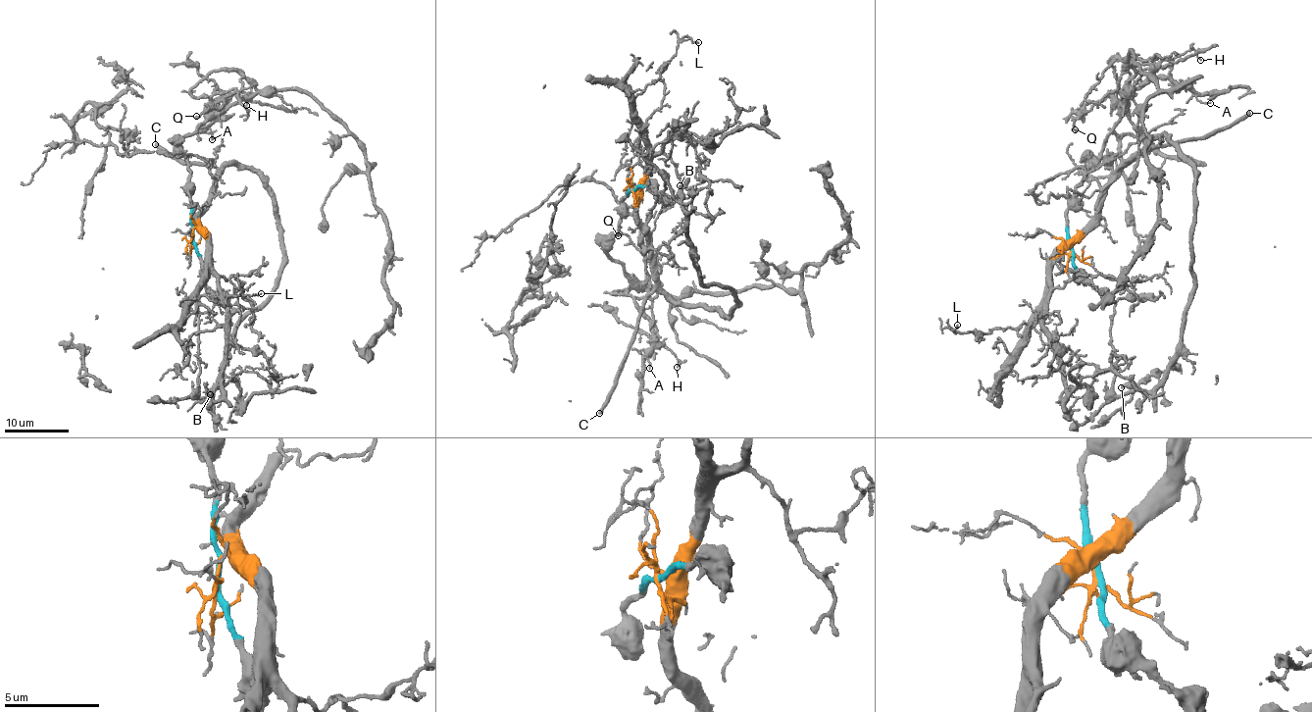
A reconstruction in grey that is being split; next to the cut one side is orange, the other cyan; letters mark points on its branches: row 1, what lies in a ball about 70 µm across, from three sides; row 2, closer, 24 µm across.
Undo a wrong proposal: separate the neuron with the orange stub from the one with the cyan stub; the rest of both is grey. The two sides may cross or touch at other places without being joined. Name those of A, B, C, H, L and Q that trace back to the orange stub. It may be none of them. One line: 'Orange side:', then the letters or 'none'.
Orange side: B, C, L

